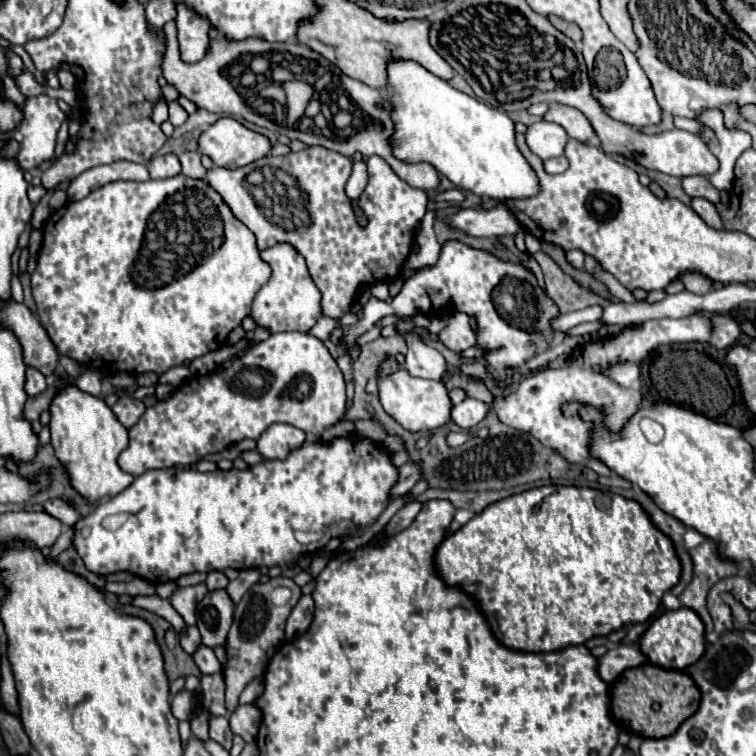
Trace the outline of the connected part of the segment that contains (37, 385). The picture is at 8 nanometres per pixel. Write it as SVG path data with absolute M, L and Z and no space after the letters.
M26 368L26 392L30 396L36 396L40 392L46 390L46 378L42 376L42 372L38 372L36 368Z

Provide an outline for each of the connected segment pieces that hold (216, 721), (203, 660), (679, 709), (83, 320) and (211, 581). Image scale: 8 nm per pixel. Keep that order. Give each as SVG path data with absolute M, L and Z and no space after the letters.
M210 716L210 738L222 744L226 750L232 748L232 730L228 730L228 722L224 716Z
M200 644L198 650L192 654L192 658L194 658L194 662L196 662L196 666L200 668L202 674L216 674L216 672L220 672L220 662L218 662L218 658L214 656L214 652L208 646Z
M644 664L626 670L610 688L610 698L610 712L624 728L636 732L642 738L666 738L698 710L700 690L686 672Z
M184 174L166 178L166 180L146 180L146 182L110 182L88 194L80 202L68 202L60 210L52 212L42 230L42 252L38 256L38 266L32 274L32 296L36 302L38 318L46 332L50 332L52 342L60 354L80 362L82 366L92 366L106 376L116 372L144 374L156 372L164 374L166 370L184 364L184 360L194 360L204 356L226 342L226 336L250 316L250 306L256 292L268 282L270 266L262 262L260 252L256 250L254 234L230 212L220 194L212 190L204 180L194 180Z
M212 570L212 572L208 572L208 578L206 578L206 586L208 586L208 590L226 588L226 586L228 586L228 578L224 576L224 572Z

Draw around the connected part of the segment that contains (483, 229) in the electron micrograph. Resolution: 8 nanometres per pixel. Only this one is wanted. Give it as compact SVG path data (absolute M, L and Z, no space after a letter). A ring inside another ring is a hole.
M496 204L492 210L460 210L448 220L448 226L468 236L488 238L516 234L522 228L506 204Z

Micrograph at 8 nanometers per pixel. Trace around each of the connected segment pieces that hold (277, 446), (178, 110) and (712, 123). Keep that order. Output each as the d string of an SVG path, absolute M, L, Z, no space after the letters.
M272 424L258 440L258 452L266 460L284 460L292 450L302 448L306 432L292 424Z
M170 102L170 122L174 126L180 126L188 120L188 112L178 104L178 102Z
M706 108L706 110L702 110L700 114L698 114L698 118L716 134L716 138L718 138L718 126L724 126L722 124L722 110L718 110L718 108Z

